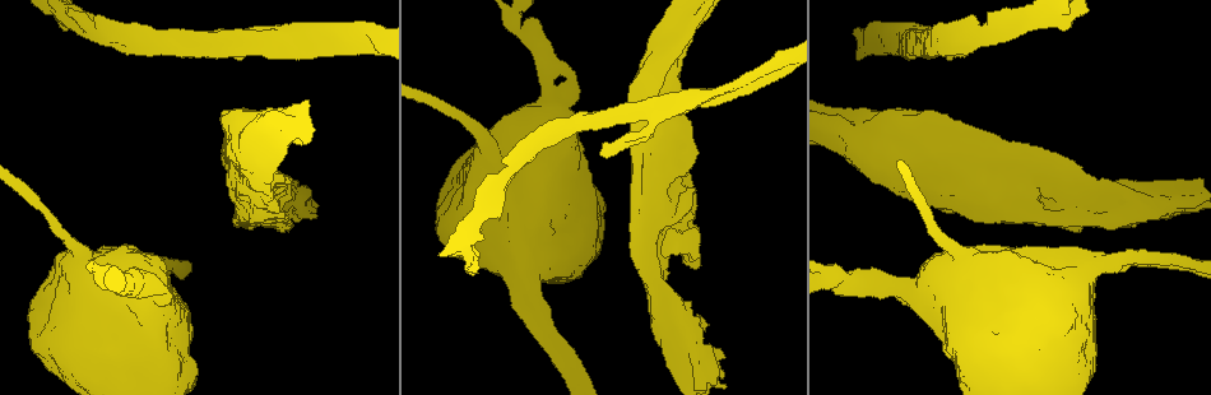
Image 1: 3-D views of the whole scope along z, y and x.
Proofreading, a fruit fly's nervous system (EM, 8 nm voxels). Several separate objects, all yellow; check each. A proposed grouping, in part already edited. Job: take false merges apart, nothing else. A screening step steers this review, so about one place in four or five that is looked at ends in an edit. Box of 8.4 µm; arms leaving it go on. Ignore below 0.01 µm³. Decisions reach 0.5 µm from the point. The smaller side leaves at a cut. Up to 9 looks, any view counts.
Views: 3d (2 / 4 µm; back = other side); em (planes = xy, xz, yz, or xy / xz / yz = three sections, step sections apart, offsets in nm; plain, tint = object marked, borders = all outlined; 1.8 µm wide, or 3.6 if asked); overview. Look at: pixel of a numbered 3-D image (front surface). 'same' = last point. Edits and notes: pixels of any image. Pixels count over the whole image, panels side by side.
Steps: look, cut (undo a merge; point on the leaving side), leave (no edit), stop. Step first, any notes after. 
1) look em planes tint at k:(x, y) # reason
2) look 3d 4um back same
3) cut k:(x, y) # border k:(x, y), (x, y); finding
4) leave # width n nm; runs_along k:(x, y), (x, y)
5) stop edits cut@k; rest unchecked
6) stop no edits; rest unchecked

look em 3.6um planes tint at 1:(962, 167) # touches itself

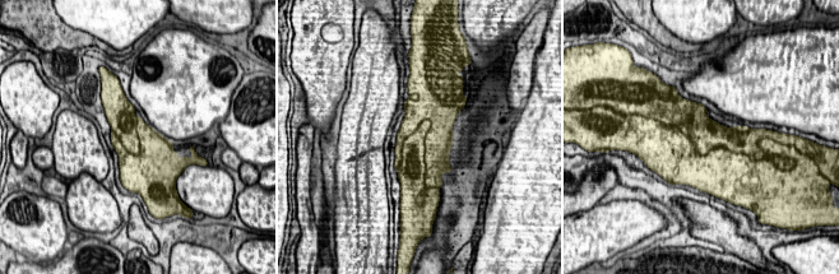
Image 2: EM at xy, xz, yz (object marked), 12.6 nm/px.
cut 2:(412, 166) # width 600 nm; a second cell is stuck on

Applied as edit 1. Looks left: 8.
look em yz step 16 tint at 1:(909, 294) # touches itself

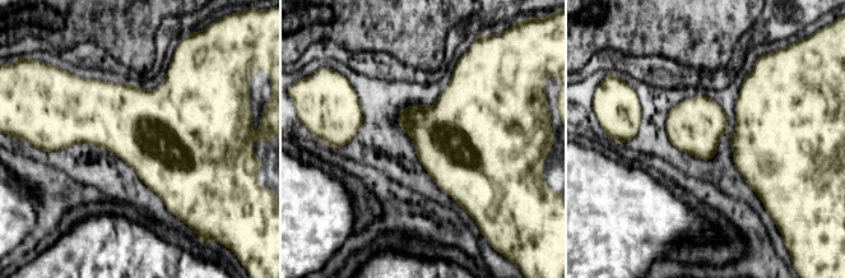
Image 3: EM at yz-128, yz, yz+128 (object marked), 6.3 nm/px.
leave # width 280 nm; one cell here

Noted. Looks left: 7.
look em yz step 16 tint at 1:(519, 21) # sharp bend

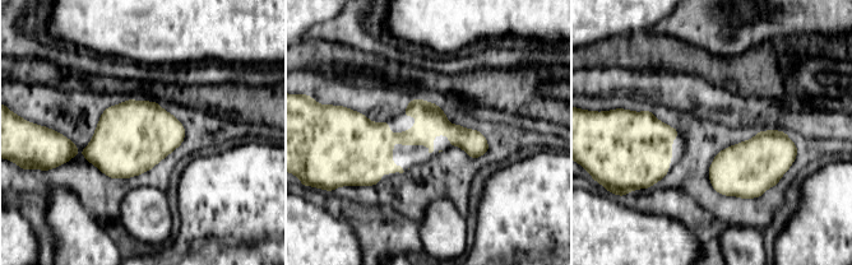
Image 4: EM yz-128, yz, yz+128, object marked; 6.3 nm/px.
leave # continuous, no second cell

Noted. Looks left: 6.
look em planes tint at 1:(1105, 262) # calibre changes

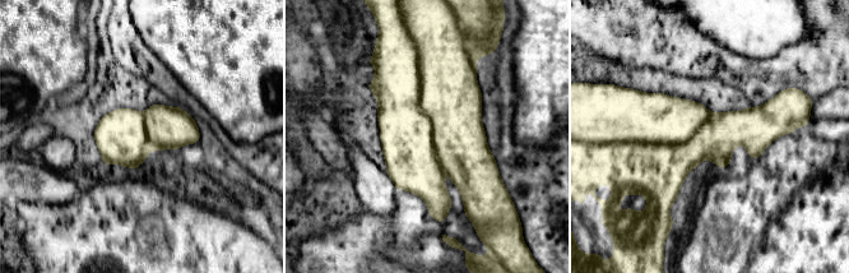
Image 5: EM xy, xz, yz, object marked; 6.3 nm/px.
cut 5:(450, 96) # border 5:(414, 46), (420, 107), (442, 169); a second cell is stuck on

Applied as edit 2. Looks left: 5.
stop edits cut@2, cut@5; rest unchecked

